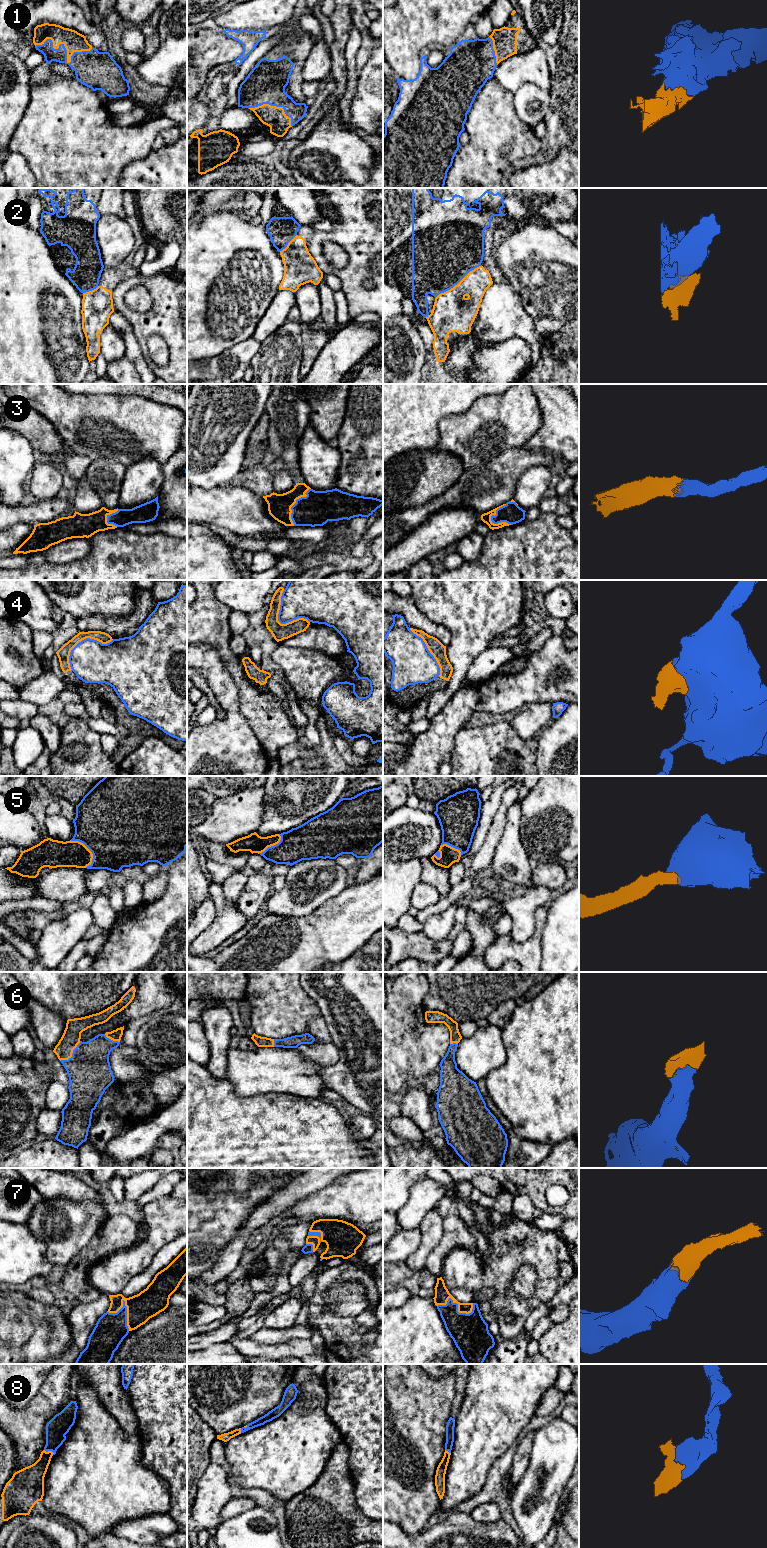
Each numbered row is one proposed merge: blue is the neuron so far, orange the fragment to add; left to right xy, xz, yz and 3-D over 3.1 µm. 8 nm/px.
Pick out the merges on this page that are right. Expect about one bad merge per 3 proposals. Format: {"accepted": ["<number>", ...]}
{"accepted": ["1", "3", "5", "6", "7", "8"]}

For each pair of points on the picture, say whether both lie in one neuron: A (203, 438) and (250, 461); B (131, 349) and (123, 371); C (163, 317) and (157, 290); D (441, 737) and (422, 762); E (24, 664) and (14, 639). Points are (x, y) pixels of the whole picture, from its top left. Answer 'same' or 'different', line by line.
A: different
B: different
C: same
D: same
E: same

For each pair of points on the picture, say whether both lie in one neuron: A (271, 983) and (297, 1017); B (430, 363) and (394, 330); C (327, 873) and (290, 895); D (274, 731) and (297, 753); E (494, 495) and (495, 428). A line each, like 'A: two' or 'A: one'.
A: one
B: two
C: one
D: two
E: two

